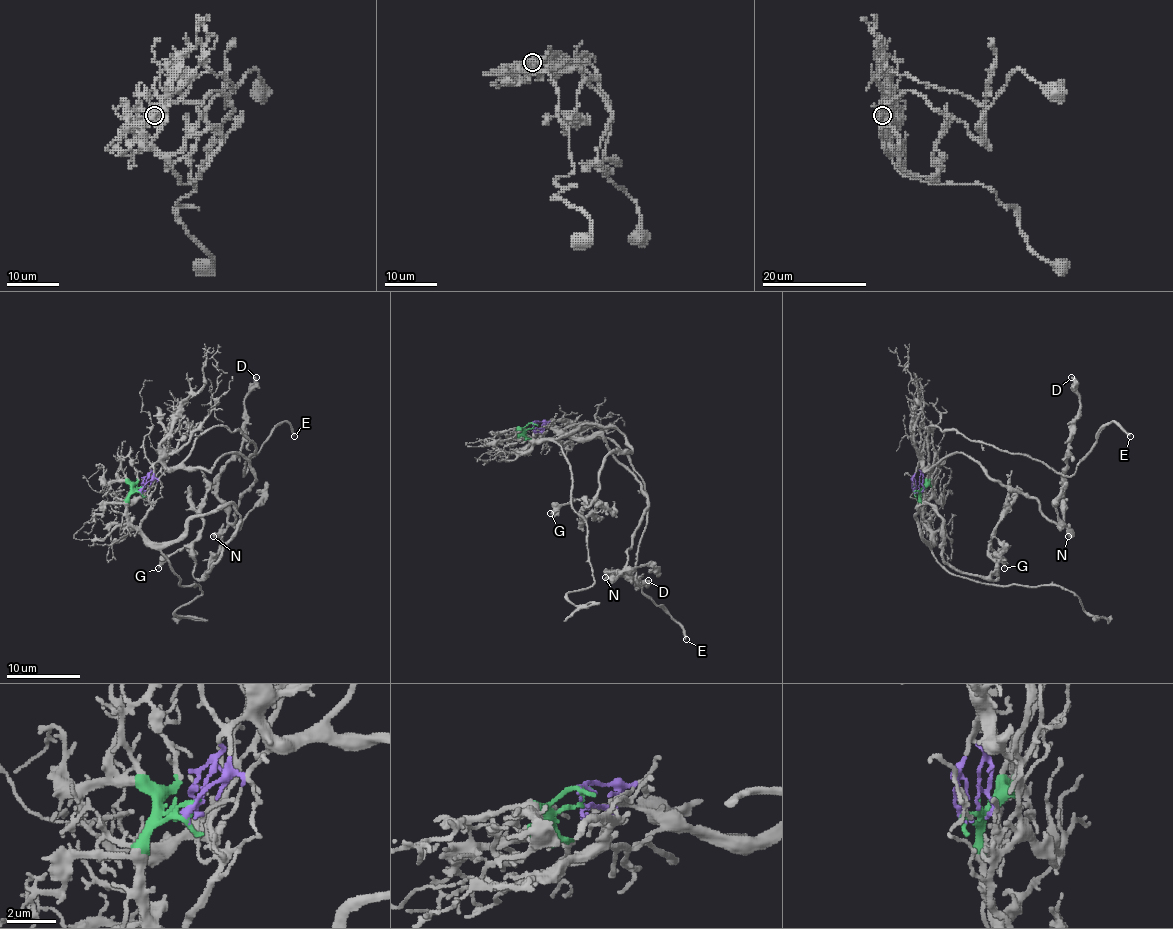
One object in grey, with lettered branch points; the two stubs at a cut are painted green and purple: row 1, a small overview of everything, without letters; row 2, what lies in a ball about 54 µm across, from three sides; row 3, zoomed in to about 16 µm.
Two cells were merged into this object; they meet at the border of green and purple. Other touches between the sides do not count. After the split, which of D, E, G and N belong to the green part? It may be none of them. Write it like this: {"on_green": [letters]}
{"on_green": ["G"]}

